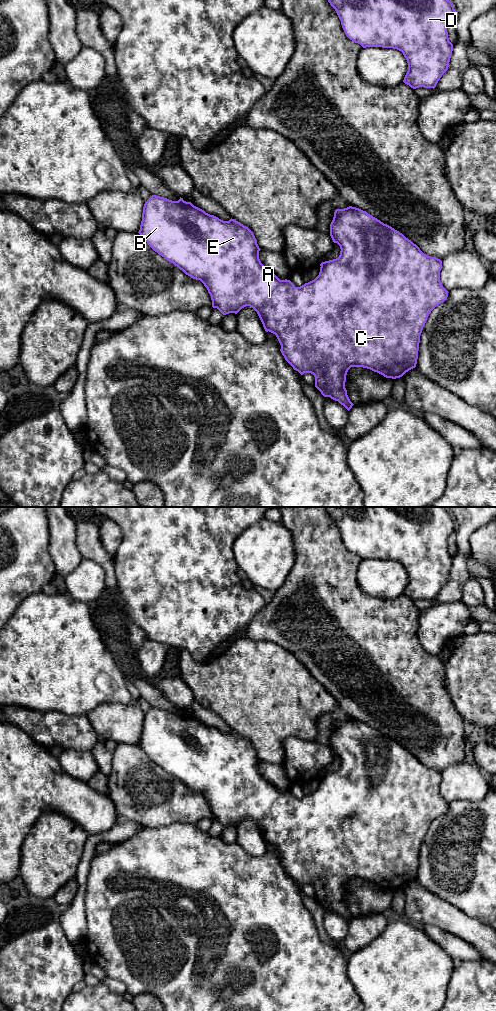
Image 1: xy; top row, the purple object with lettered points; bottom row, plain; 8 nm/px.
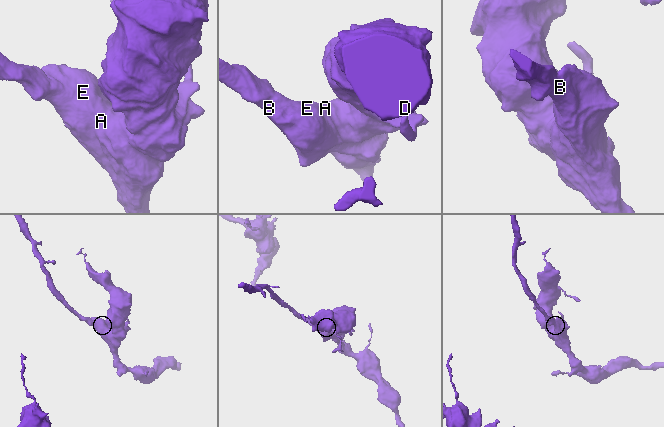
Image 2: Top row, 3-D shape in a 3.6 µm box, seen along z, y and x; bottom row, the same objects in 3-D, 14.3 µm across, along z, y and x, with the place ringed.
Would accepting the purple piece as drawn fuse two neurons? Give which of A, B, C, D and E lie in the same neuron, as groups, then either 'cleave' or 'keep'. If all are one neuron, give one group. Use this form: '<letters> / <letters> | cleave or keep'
A B C D E | keep

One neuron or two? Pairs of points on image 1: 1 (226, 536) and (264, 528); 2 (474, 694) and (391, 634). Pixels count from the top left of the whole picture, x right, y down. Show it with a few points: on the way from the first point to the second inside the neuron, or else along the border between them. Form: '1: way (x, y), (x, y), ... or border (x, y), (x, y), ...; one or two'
1: border (260, 520), (236, 538), (234, 556); two
2: border (440, 659), (445, 674), (445, 688), (450, 696); two

